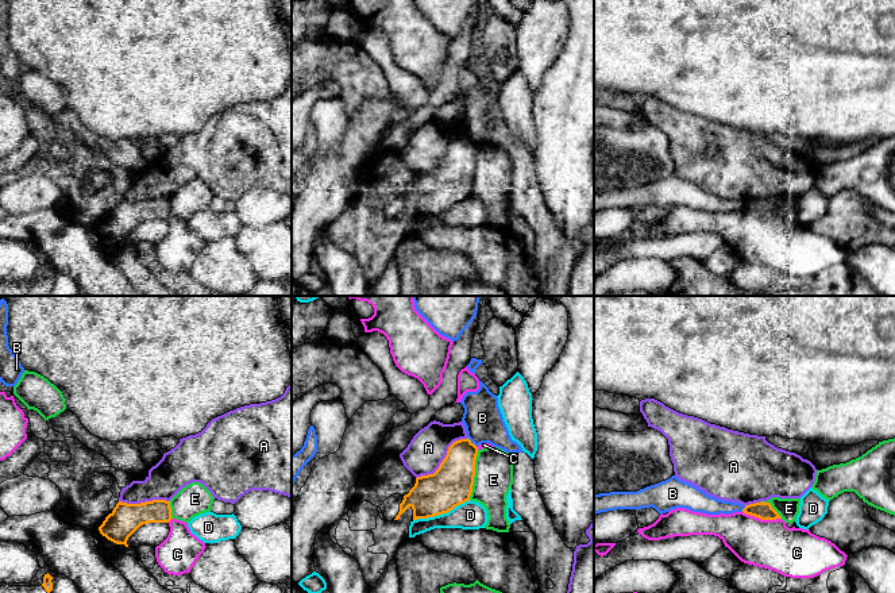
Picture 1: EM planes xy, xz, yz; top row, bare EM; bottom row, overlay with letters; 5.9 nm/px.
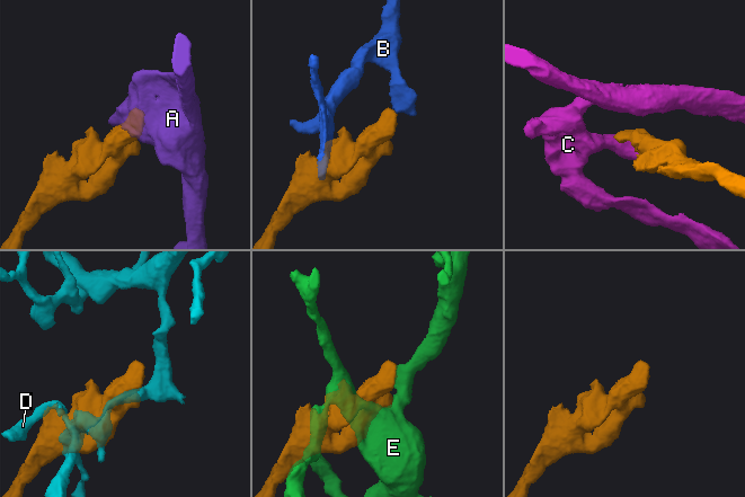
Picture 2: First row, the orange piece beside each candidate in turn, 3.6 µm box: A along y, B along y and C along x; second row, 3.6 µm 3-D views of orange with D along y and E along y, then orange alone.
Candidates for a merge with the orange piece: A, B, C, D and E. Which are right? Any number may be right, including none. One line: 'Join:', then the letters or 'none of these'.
Join: none of these

